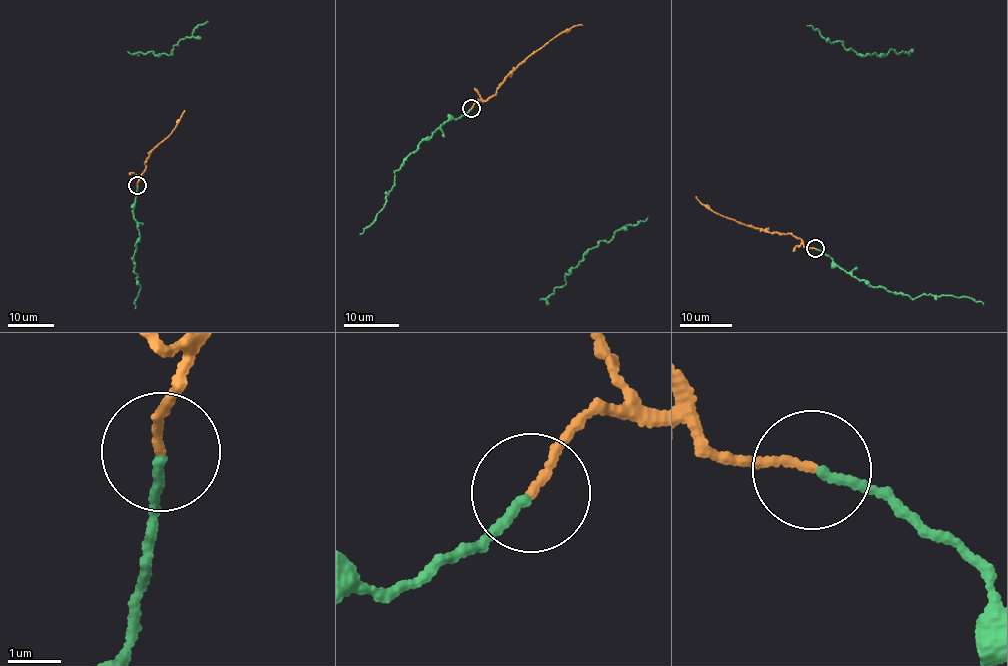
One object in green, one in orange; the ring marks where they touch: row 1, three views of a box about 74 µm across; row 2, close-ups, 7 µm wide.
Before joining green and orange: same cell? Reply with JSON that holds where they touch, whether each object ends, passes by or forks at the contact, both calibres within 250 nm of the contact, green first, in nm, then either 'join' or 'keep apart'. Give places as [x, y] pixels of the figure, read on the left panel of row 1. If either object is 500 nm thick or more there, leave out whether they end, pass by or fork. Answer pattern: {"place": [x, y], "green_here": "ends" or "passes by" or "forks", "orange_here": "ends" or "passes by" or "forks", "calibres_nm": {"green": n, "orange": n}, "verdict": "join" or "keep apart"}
{"place": [137, 185], "green_here": "ends", "orange_here": "ends", "calibres_nm": {"green": 160, "orange": 150}, "verdict": "join"}

